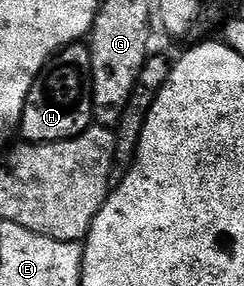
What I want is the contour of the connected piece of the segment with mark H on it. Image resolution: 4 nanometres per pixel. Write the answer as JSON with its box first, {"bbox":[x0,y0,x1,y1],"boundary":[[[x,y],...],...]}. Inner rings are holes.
{"bbox":[18,42,93,143],"boundary":[[[83,42],[72,43],[56,52],[32,83],[18,131],[29,143],[53,143],[66,141],[93,126],[93,123],[90,53]]]}

